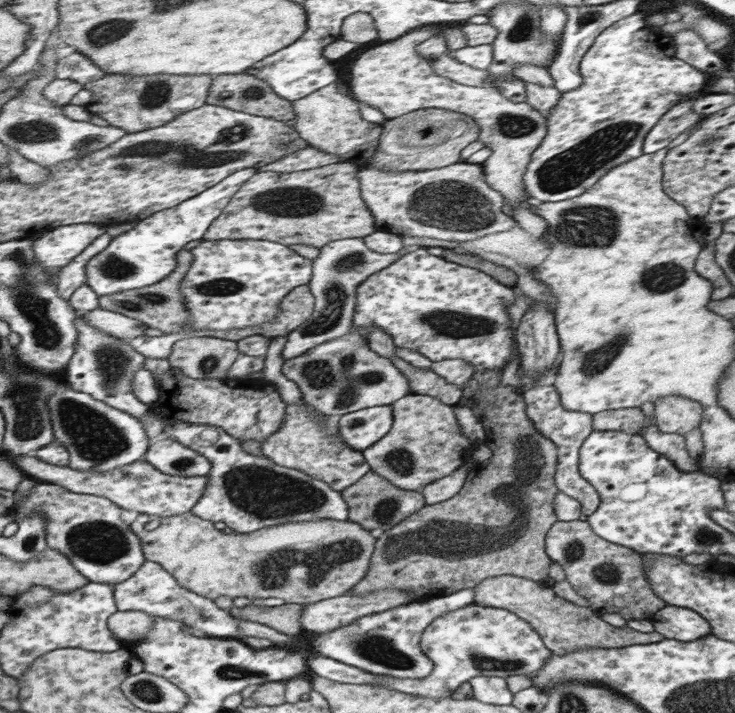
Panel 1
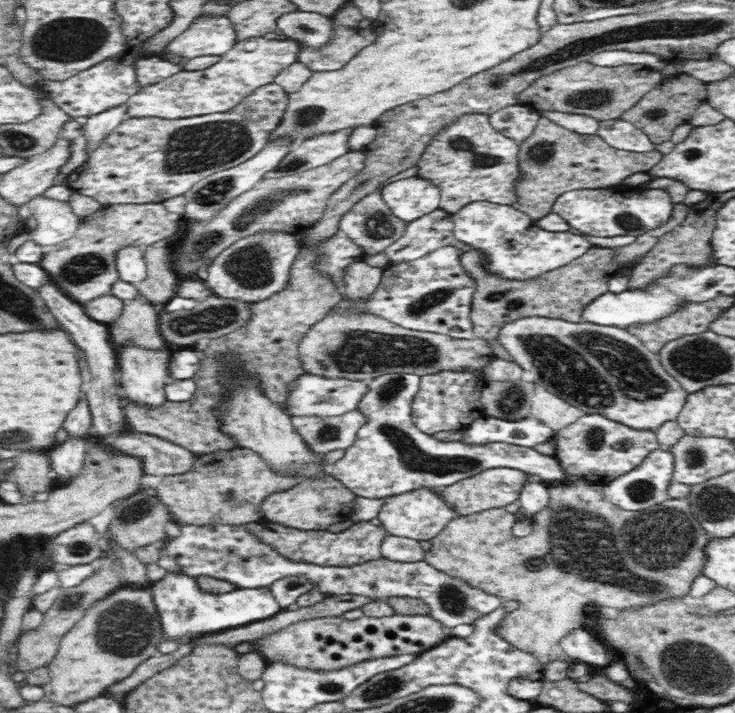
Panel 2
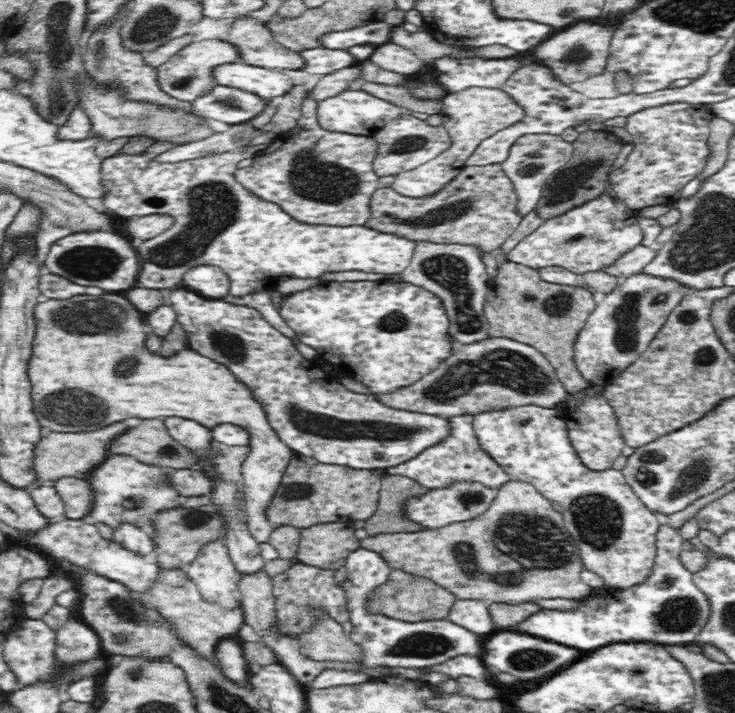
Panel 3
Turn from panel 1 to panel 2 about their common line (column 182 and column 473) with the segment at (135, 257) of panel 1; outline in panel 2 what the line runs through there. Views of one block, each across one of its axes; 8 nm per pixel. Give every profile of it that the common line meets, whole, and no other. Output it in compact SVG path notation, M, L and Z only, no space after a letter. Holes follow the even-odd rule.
M485 202L468 204L453 218L455 240L460 240L481 257L485 272L507 282L538 282L558 268L584 256L591 244L578 234L550 232L538 226L528 213L515 206Z

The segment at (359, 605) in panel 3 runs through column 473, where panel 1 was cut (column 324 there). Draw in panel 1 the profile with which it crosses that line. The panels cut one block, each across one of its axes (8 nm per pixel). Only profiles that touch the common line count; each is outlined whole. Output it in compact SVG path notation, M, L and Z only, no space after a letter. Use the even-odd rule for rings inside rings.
M465 588L449 595L443 594L438 598L406 603L406 605L384 612L366 615L354 620L354 623L348 623L348 625L338 628L338 630L306 634L310 638L310 644L314 642L314 652L322 656L355 666L372 674L384 674L405 679L423 679L433 669L432 661L425 657L421 648L421 639L424 638L425 629L438 616L472 604L476 594L474 588Z

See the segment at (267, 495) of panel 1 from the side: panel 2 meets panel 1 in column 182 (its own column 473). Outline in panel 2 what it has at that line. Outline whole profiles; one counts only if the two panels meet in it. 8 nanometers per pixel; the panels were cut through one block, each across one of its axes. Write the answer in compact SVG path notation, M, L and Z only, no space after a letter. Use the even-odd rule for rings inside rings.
M484 415L464 429L463 441L470 444L508 443L536 449L550 441L553 433L551 428L532 419L509 421Z

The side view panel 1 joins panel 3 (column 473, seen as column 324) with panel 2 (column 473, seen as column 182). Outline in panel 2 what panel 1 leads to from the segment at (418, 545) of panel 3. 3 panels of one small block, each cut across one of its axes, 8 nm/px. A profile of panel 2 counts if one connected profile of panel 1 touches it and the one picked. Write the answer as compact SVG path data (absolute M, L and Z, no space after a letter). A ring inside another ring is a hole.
M573 477L548 484L548 504L528 518L532 532L524 538L514 538L511 528L517 521L512 513L503 508L490 509L470 516L455 516L452 519L430 540L431 546L426 551L425 561L452 576L465 578L470 584L503 597L504 600L519 600L521 607L507 612L492 628L492 635L534 656L540 664L574 664L574 660L570 660L570 656L560 648L558 642L568 632L582 626L586 620L584 608L588 604L624 610L632 606L658 602L668 596L685 596L694 579L700 576L703 561L700 550L712 538L698 524L696 516L692 515L692 508L686 497L669 499L668 508L654 506L649 511L627 512L605 497L603 484ZM596 510L606 514L596 514ZM624 530L632 534L626 534ZM614 560L620 562L620 572L616 574ZM594 580L600 580L602 584Z

